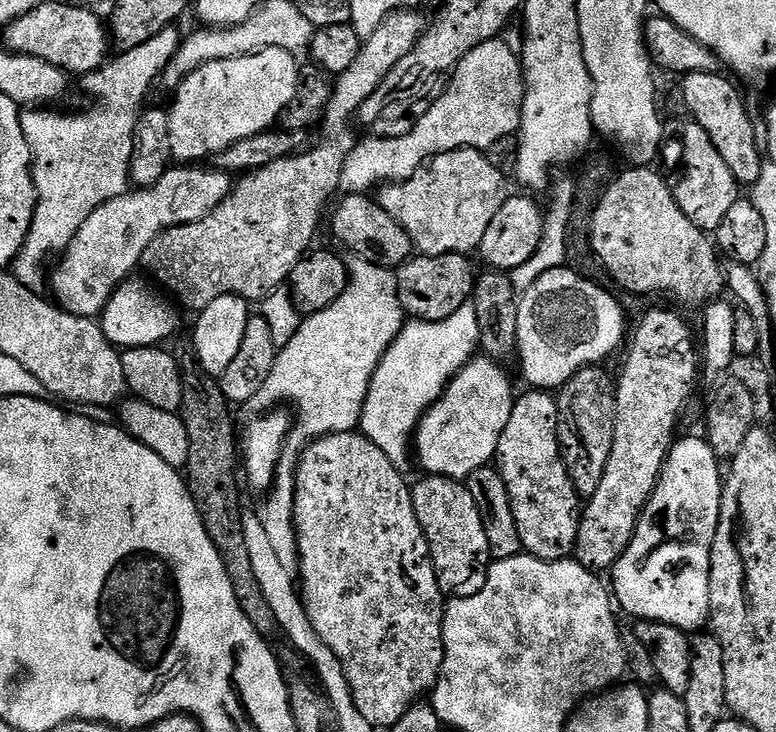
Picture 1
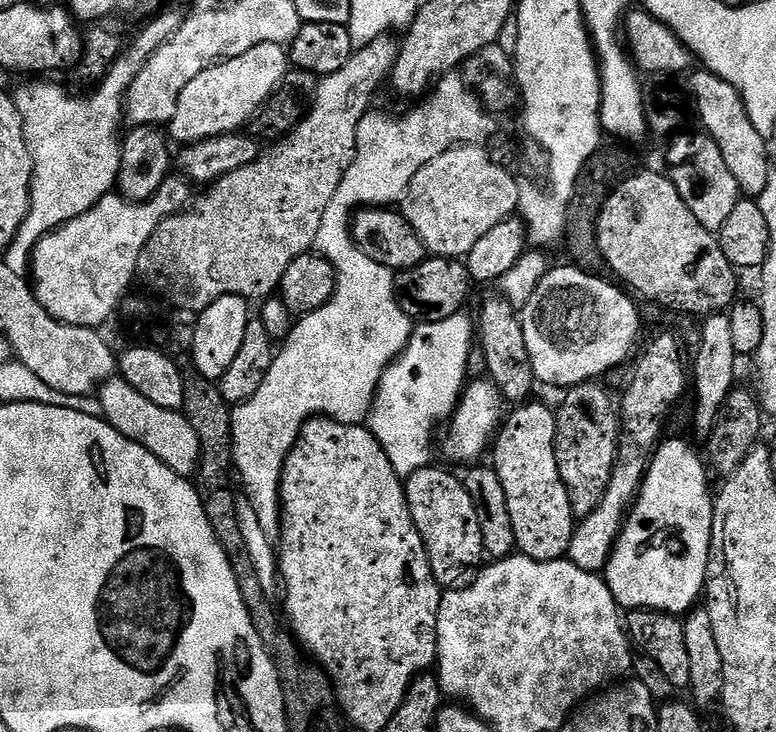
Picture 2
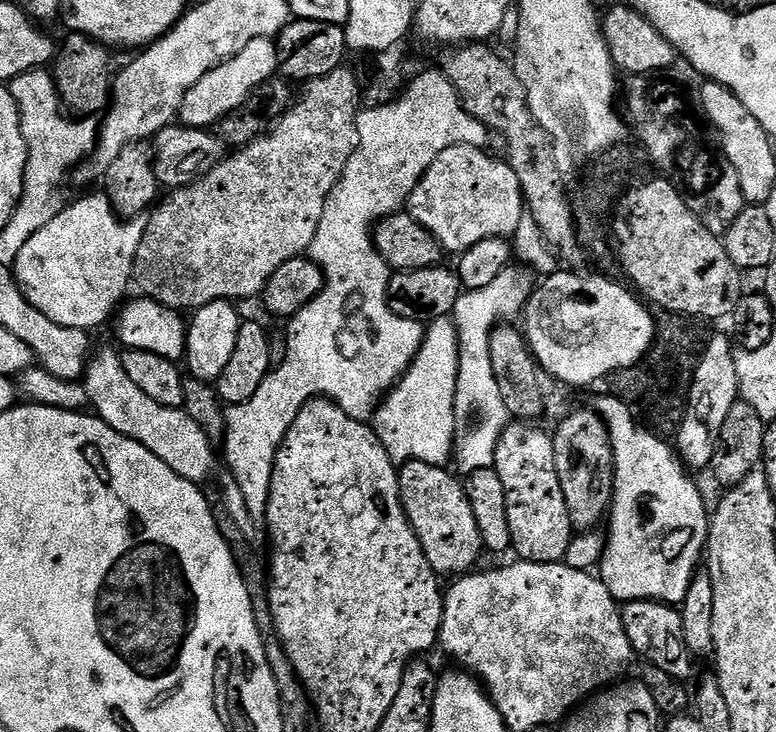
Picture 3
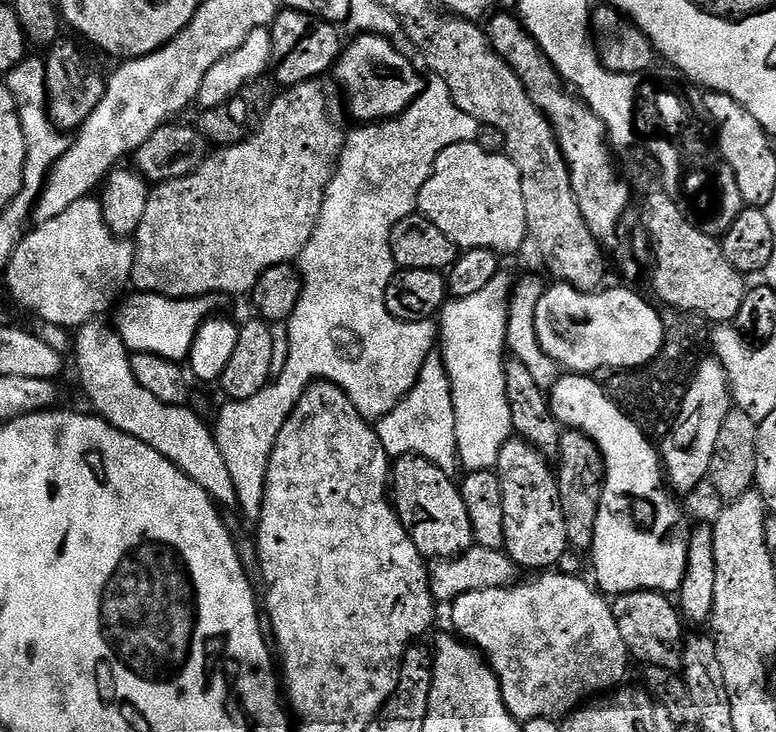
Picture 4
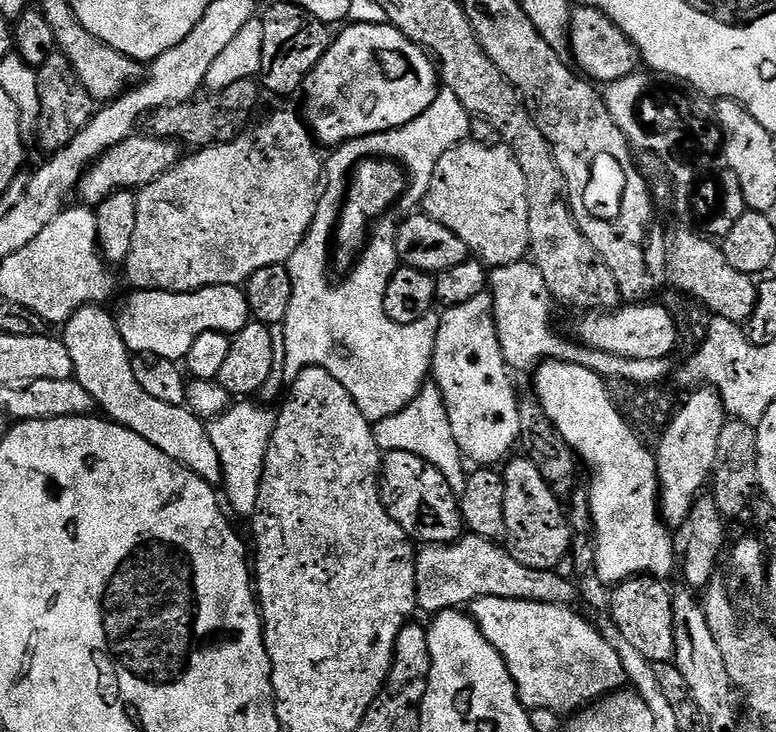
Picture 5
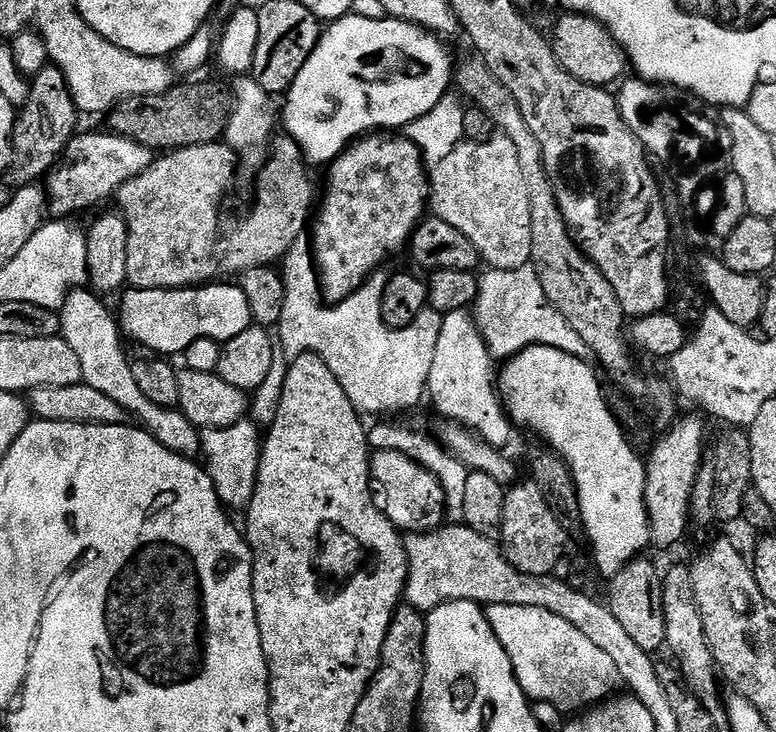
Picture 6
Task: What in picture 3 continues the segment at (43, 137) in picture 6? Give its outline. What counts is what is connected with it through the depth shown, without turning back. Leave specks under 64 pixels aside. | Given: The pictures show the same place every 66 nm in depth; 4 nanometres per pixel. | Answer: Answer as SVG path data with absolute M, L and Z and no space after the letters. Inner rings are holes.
M69 31L67 35L64 41L59 41L58 55L51 69L56 79L56 92L69 113L80 118L92 118L97 115L95 112L103 113L110 104L114 68L111 68L112 60L108 57L109 49L80 32Z

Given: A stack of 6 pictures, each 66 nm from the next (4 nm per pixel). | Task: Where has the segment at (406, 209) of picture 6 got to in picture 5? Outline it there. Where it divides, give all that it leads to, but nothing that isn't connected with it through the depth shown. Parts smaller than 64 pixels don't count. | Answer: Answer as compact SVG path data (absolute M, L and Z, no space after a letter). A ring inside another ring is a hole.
M364 160L356 165L350 177L350 187L340 206L340 217L336 220L334 233L334 264L343 270L355 265L359 255L368 243L370 225L383 217L388 207L395 205L403 196L406 187L404 169L395 160Z

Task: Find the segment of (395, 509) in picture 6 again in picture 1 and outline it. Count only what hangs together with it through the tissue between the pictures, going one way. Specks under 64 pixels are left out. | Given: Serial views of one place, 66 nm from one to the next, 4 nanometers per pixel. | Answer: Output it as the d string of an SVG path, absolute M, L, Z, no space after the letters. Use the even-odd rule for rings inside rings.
M425 475L423 479L411 485L412 501L418 526L422 526L428 553L432 555L438 586L445 597L470 598L486 586L488 570L493 563L478 505L474 503L467 483L445 476Z

